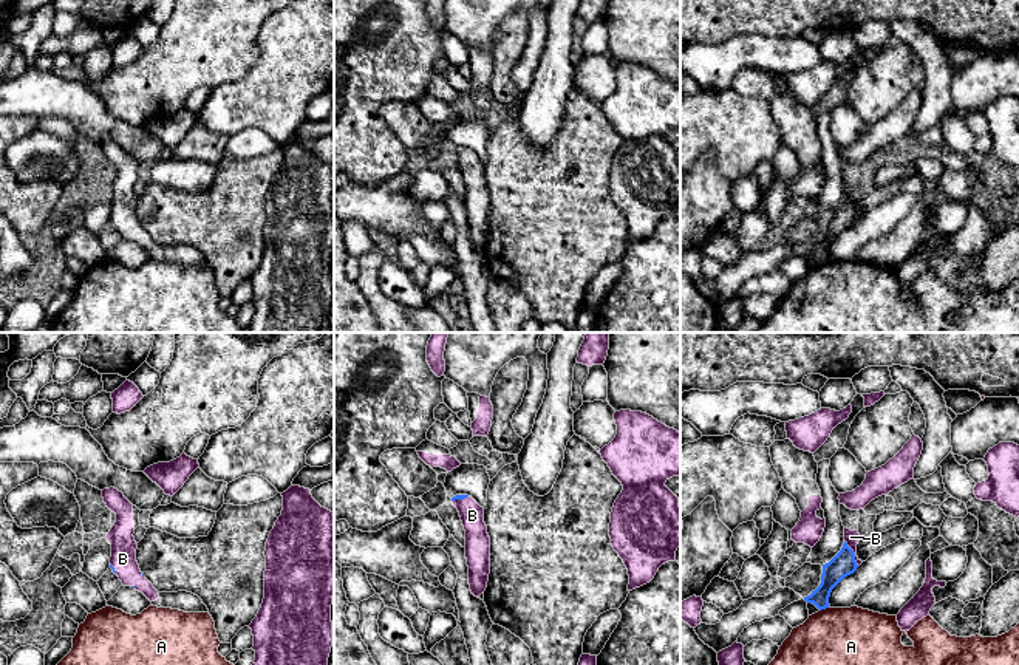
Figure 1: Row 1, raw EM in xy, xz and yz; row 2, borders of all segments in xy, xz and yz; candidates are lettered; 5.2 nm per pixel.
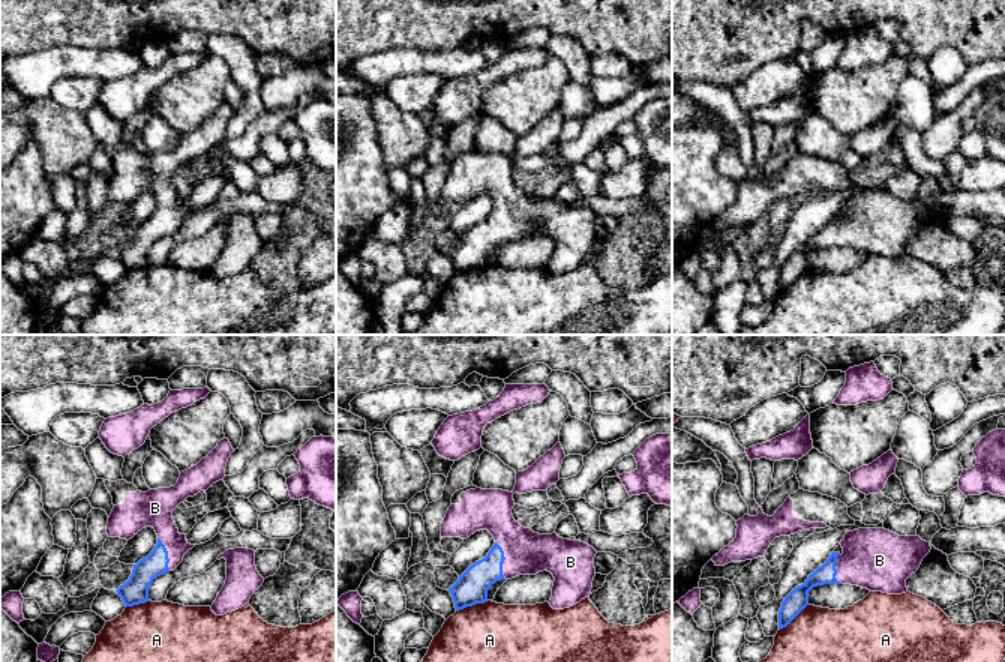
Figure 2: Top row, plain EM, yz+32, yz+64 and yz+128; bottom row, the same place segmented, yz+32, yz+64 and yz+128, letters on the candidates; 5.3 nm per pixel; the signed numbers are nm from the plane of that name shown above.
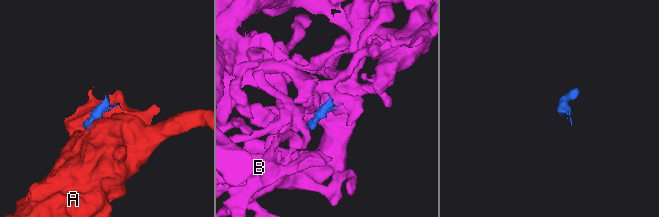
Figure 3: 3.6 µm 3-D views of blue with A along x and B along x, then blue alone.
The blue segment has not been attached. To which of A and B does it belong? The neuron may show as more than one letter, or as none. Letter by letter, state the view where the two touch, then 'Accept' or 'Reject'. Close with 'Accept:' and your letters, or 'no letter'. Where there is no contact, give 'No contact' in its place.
A: Touches blue in yz. Reject
B: Touches blue in yz. Accept
Accept: B

